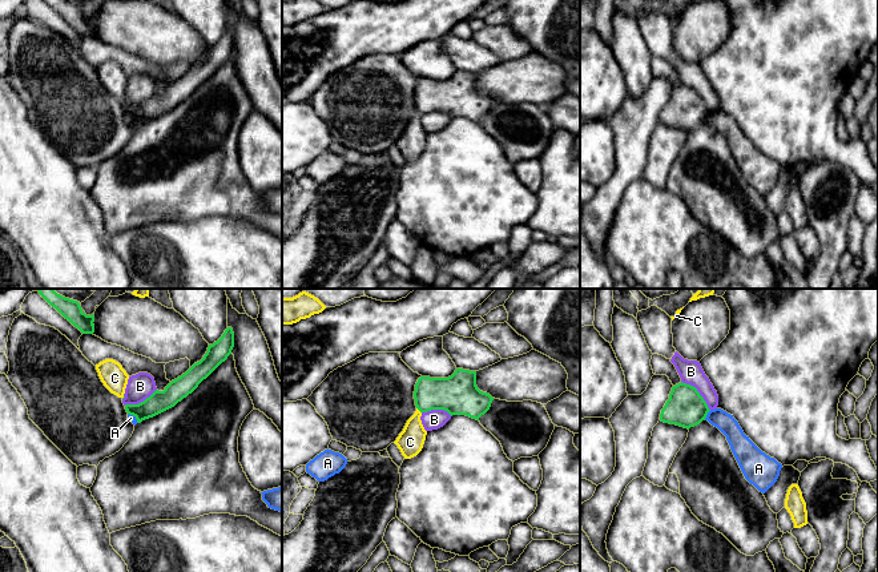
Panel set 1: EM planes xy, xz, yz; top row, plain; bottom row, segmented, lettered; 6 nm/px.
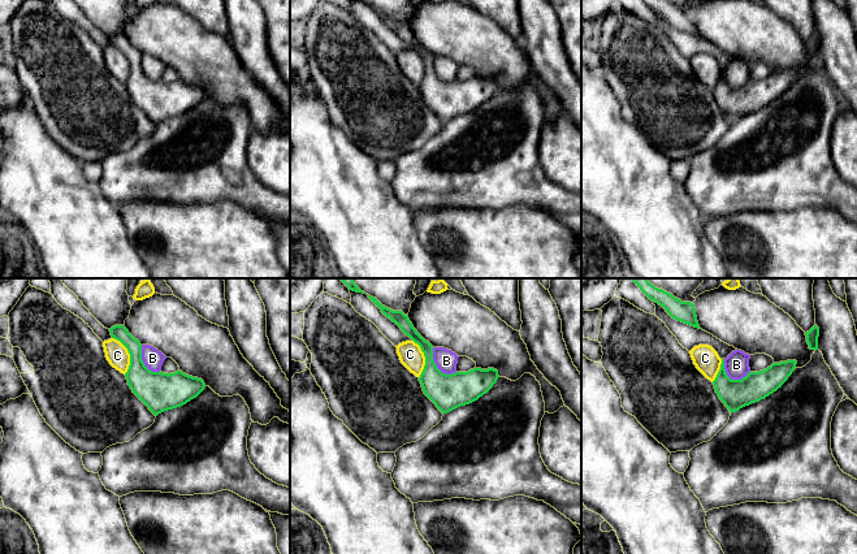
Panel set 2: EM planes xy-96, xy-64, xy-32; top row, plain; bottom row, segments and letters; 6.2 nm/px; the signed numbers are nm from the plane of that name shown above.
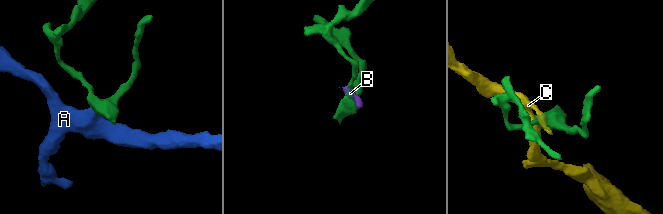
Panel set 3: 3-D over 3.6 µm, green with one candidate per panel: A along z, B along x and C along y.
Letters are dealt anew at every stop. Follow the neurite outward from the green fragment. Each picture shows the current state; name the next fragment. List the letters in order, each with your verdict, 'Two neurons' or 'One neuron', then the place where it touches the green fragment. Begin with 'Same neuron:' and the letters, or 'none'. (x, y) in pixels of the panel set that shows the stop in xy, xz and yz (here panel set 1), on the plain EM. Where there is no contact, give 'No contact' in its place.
Same neuron: none
A: Two neurons. Touches green at yz (707, 116)
B: Two neurons. Touches green at yz (699, 95)
C: Two neurons. Touches green at xz (418, 111)

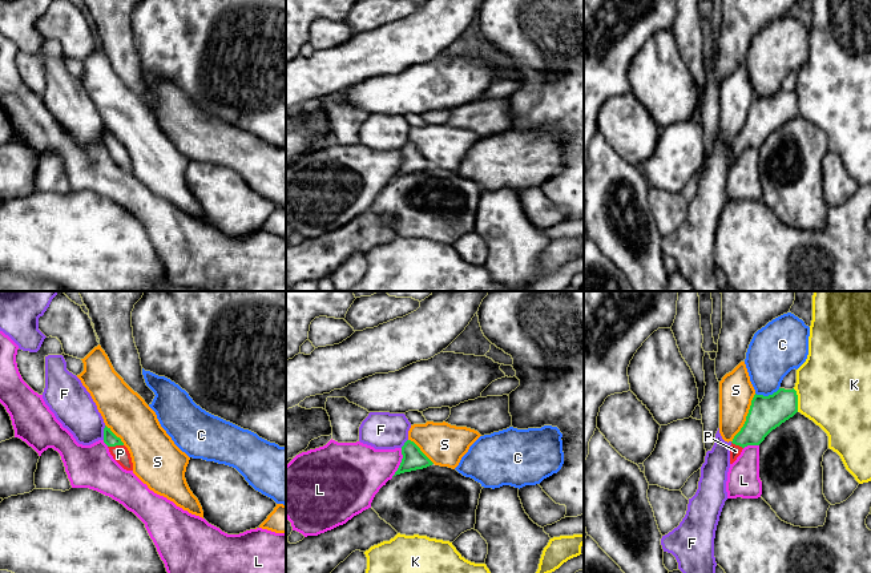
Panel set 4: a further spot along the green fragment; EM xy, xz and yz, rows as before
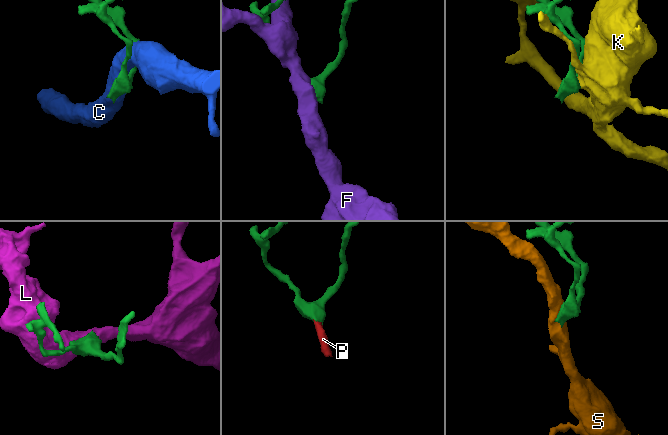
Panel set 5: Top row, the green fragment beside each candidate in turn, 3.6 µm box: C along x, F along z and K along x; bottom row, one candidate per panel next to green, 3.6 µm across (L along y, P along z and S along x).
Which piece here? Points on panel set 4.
Same neuron: P
C: Two neurons. Touches green at yz (769, 97)
F: Two neurons. Touches green at xy (104, 134)
K: Two neurons. Touches green at yz (797, 103)
L: Two neurons. Touches green at xz (400, 165)
P: One neuron. Touches green at xy (115, 148)
S: Two neurons. Touches green at yz (746, 120)

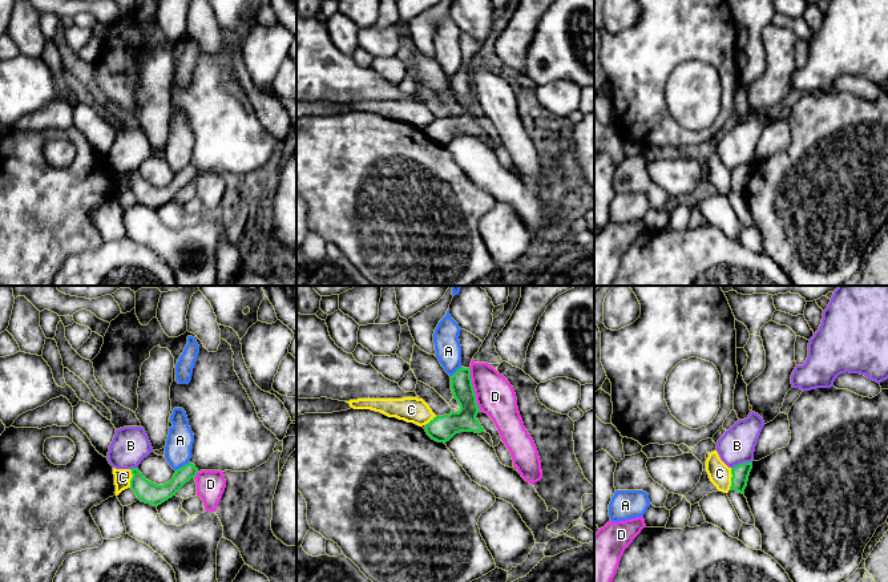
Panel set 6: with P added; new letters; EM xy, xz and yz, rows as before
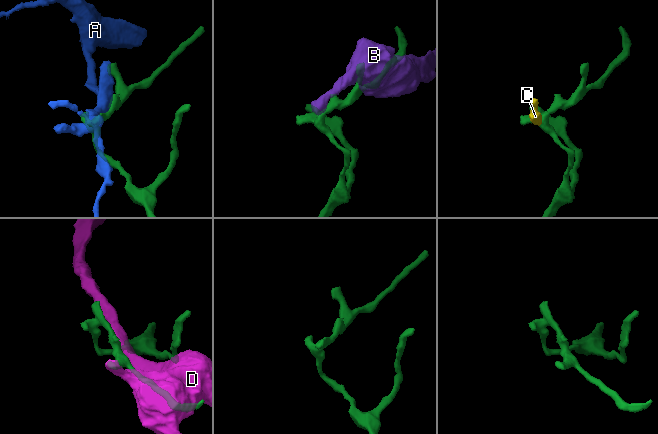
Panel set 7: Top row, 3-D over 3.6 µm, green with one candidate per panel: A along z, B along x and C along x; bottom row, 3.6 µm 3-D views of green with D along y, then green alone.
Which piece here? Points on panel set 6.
Same neuron: none
A: Two neurons. Touches green at xy (184, 168)
B: Two neurons. Touches green at yz (741, 166)
C: Two neurons. Touches green at yz (731, 181)
D: Two neurons. Touches green at xz (472, 91)

